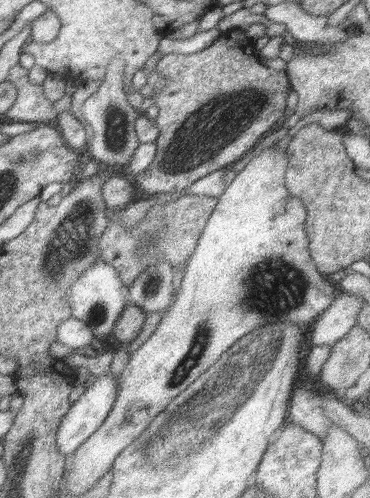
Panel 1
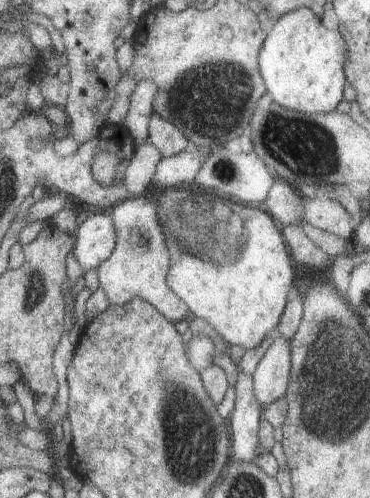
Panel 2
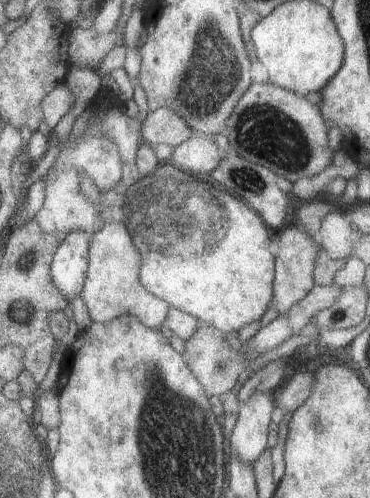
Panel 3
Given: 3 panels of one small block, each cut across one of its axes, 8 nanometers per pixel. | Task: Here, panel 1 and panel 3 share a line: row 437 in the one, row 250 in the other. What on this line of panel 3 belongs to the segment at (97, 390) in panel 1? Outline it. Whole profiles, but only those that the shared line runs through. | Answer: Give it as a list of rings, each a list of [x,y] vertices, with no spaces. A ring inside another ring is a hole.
[[[69,232],[61,246],[55,250],[51,262],[51,280],[67,298],[81,294],[89,270],[89,242],[91,232]]]

